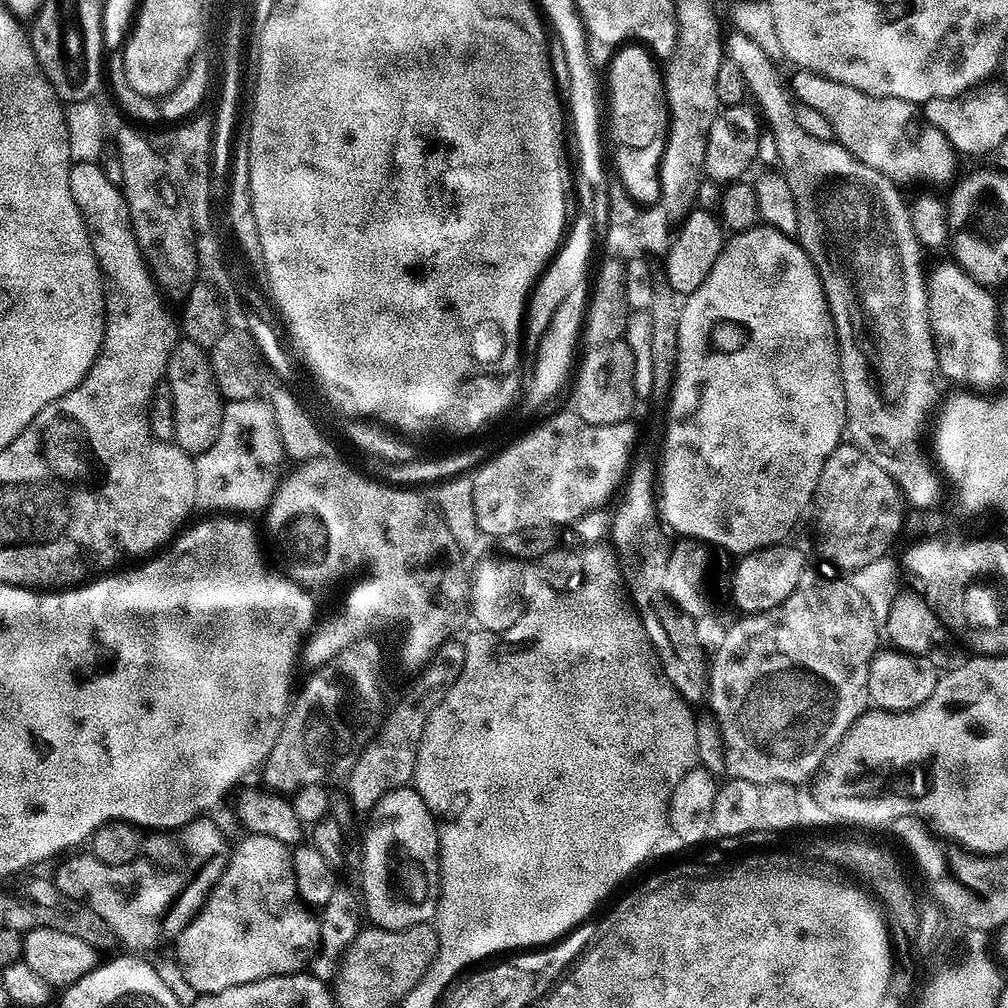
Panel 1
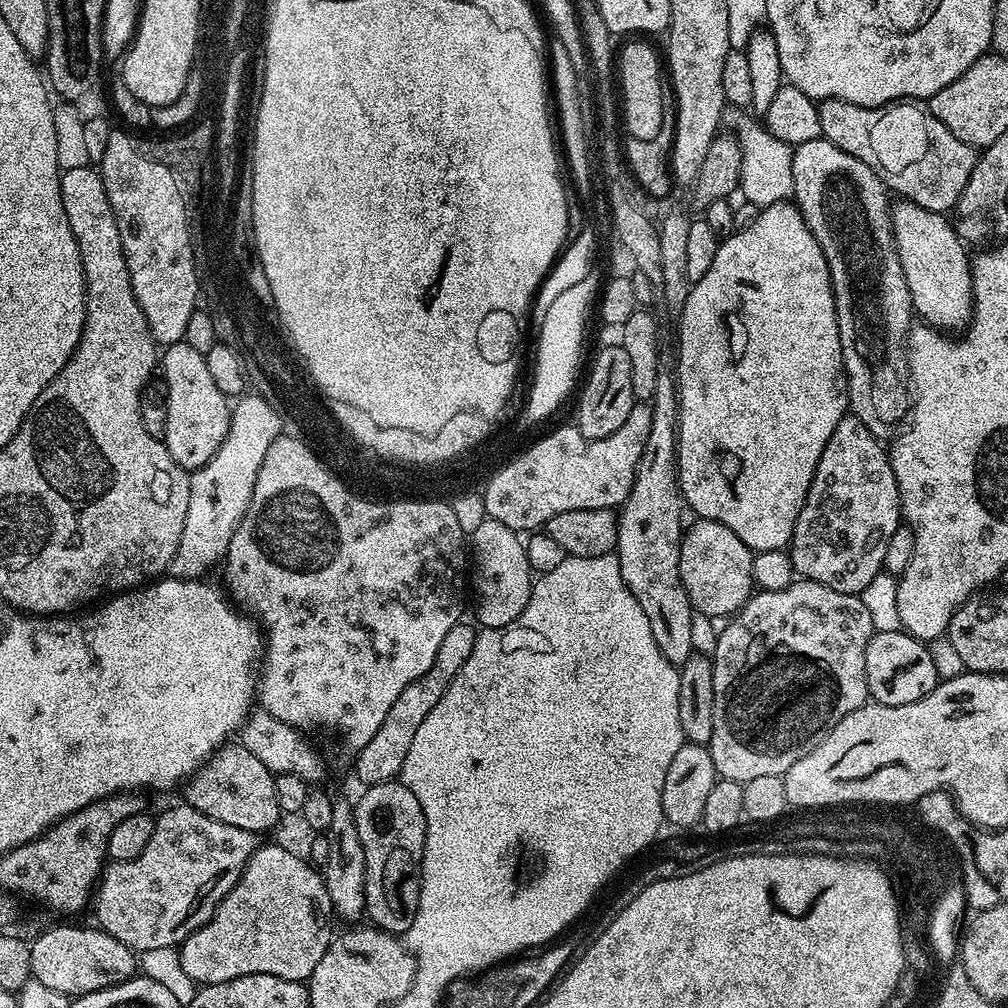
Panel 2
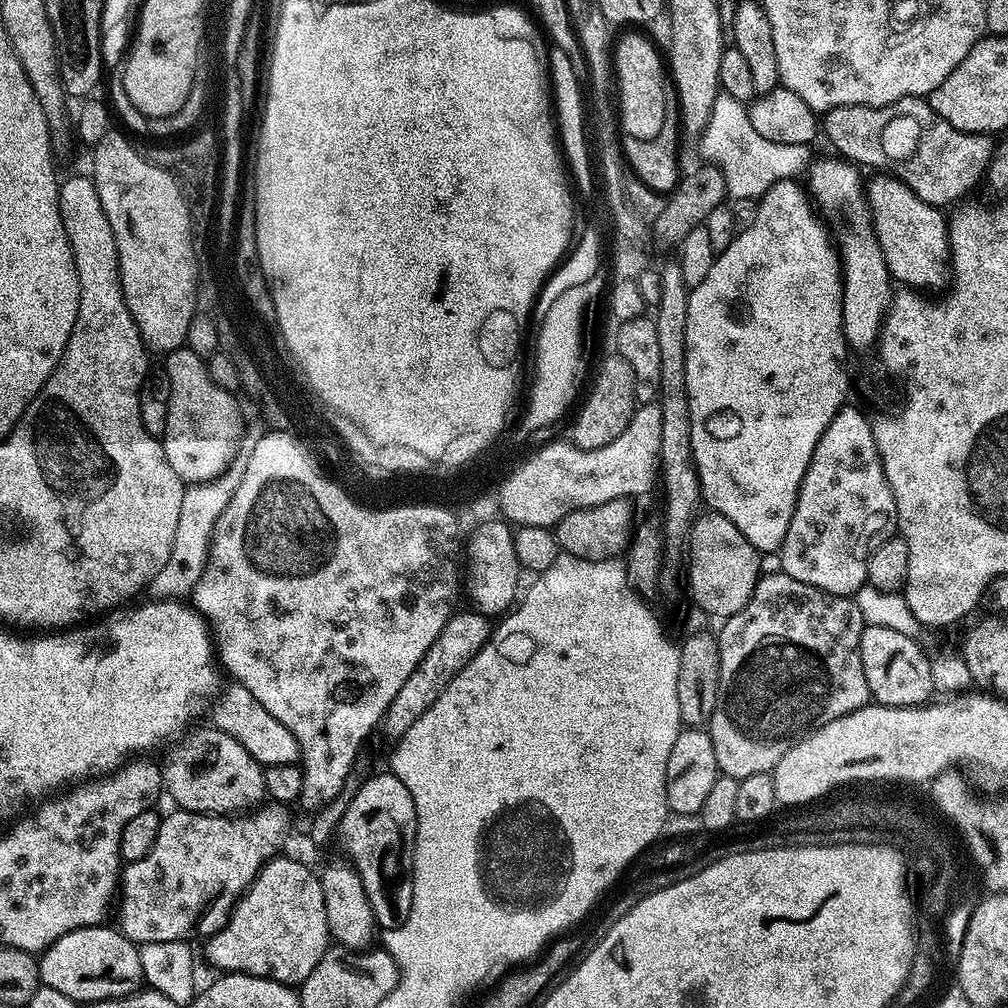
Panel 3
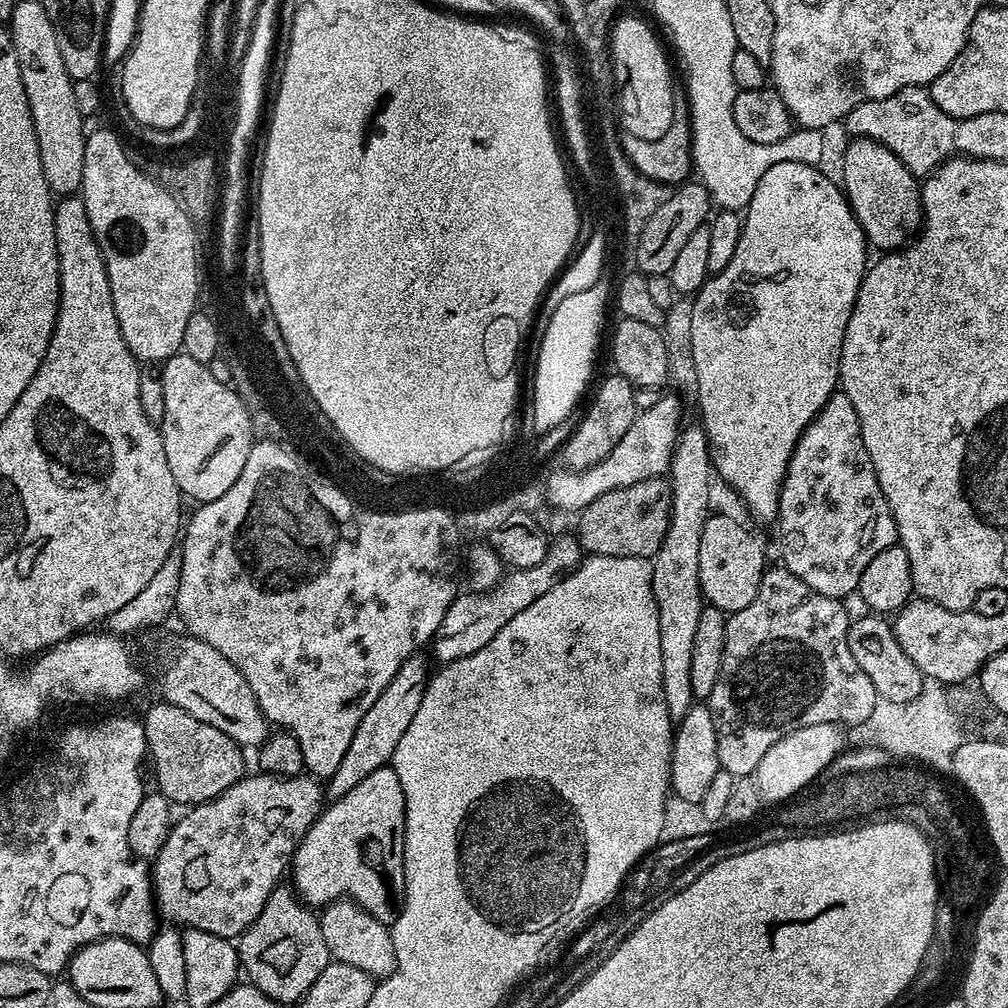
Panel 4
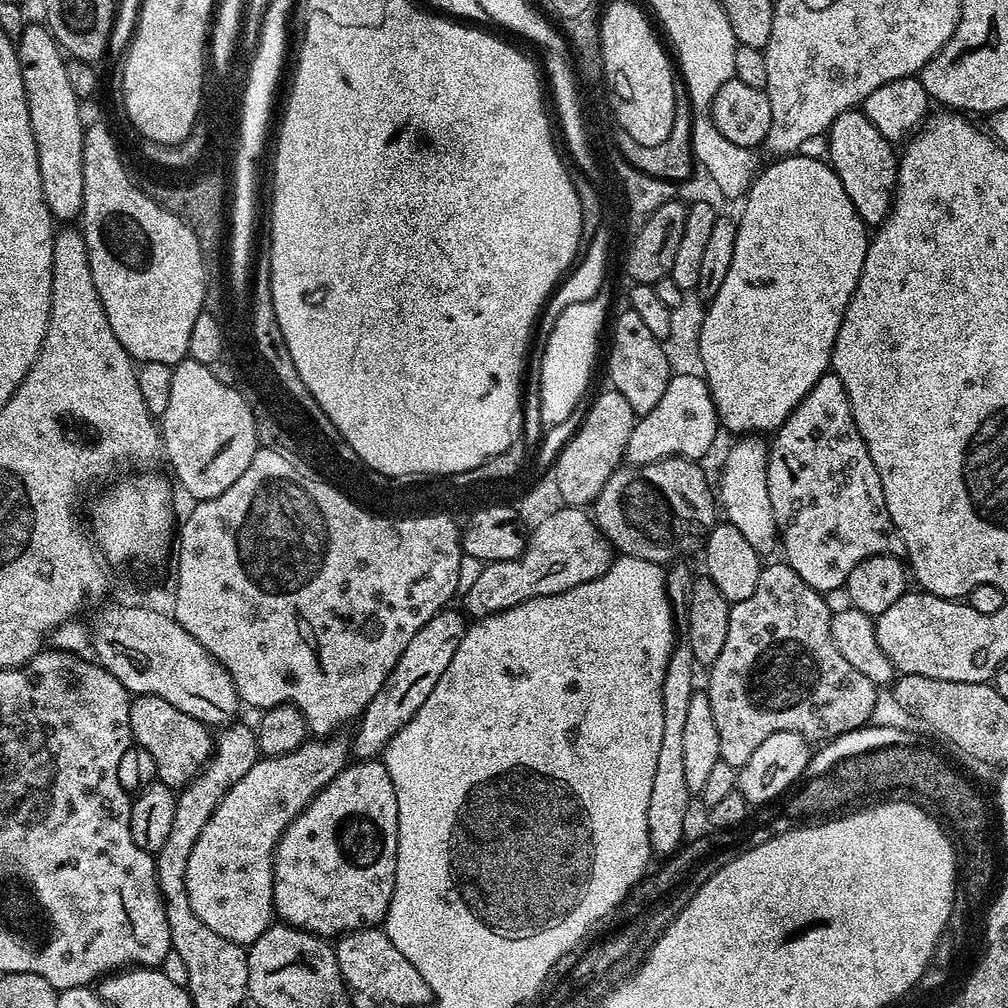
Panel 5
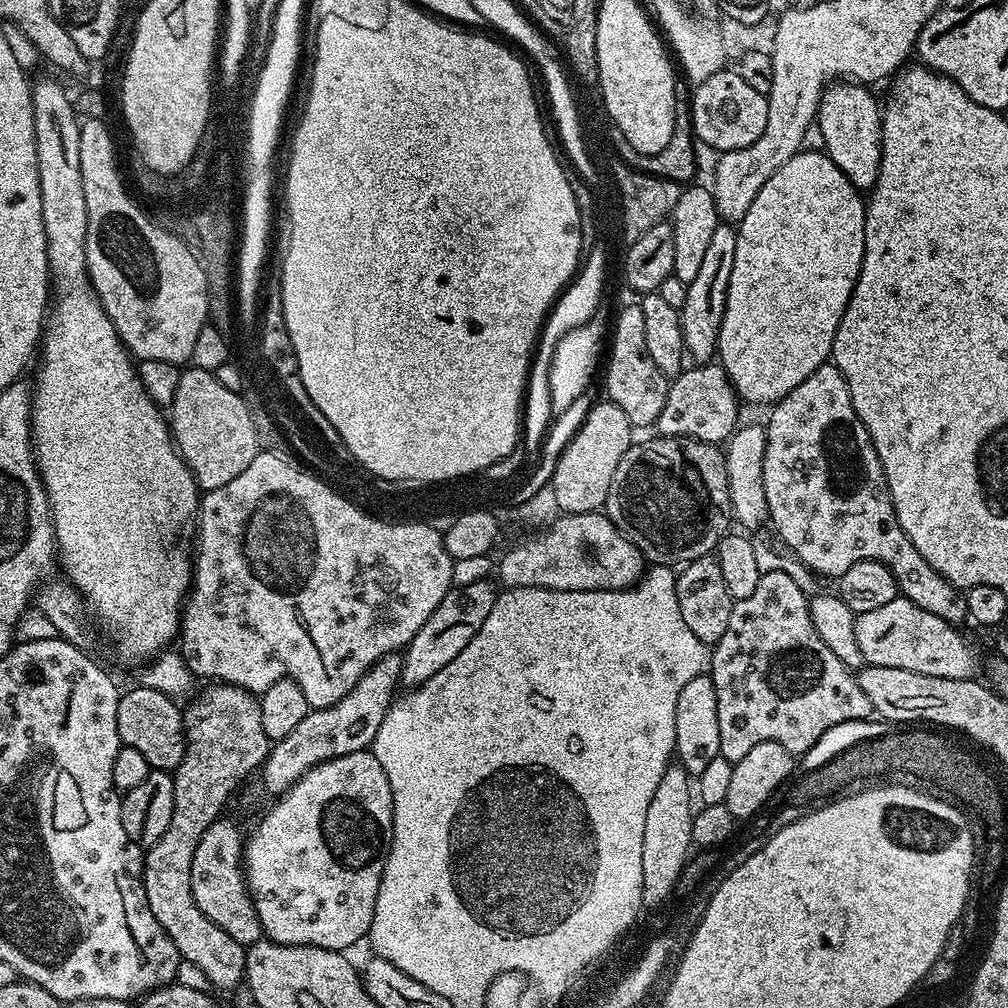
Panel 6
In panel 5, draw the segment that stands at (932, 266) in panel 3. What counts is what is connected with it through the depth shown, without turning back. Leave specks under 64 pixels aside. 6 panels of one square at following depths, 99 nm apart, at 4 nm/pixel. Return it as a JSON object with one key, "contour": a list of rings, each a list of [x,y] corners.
{"contour":[[[853,110],[838,114],[828,129],[827,163],[838,174],[850,202],[854,202],[856,212],[863,218],[865,225],[879,226],[888,217],[896,191],[896,170],[898,152],[893,141],[878,134],[878,126],[864,116],[863,111]]]}

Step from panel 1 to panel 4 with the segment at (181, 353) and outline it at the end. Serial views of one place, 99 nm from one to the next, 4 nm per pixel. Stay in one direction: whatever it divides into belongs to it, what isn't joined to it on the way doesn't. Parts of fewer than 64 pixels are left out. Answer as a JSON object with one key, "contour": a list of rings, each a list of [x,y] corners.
{"contour":[[[177,354],[163,361],[160,377],[162,390],[166,390],[166,414],[158,427],[164,439],[166,462],[170,462],[174,482],[187,499],[189,496],[195,502],[222,498],[222,494],[226,494],[226,490],[238,482],[238,474],[242,474],[242,466],[246,466],[246,458],[250,458],[254,443],[246,406],[232,386],[218,382],[218,378],[210,374],[207,364],[194,362],[194,358],[189,356]]]}

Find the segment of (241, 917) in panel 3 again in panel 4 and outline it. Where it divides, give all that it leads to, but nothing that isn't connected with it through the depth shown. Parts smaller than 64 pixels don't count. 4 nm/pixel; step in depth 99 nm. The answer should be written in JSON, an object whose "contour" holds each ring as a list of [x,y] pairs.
{"contour":[[[288,886],[273,890],[262,914],[238,938],[238,951],[243,975],[280,1006],[292,1006],[302,999],[330,963],[319,915],[301,903]]]}

